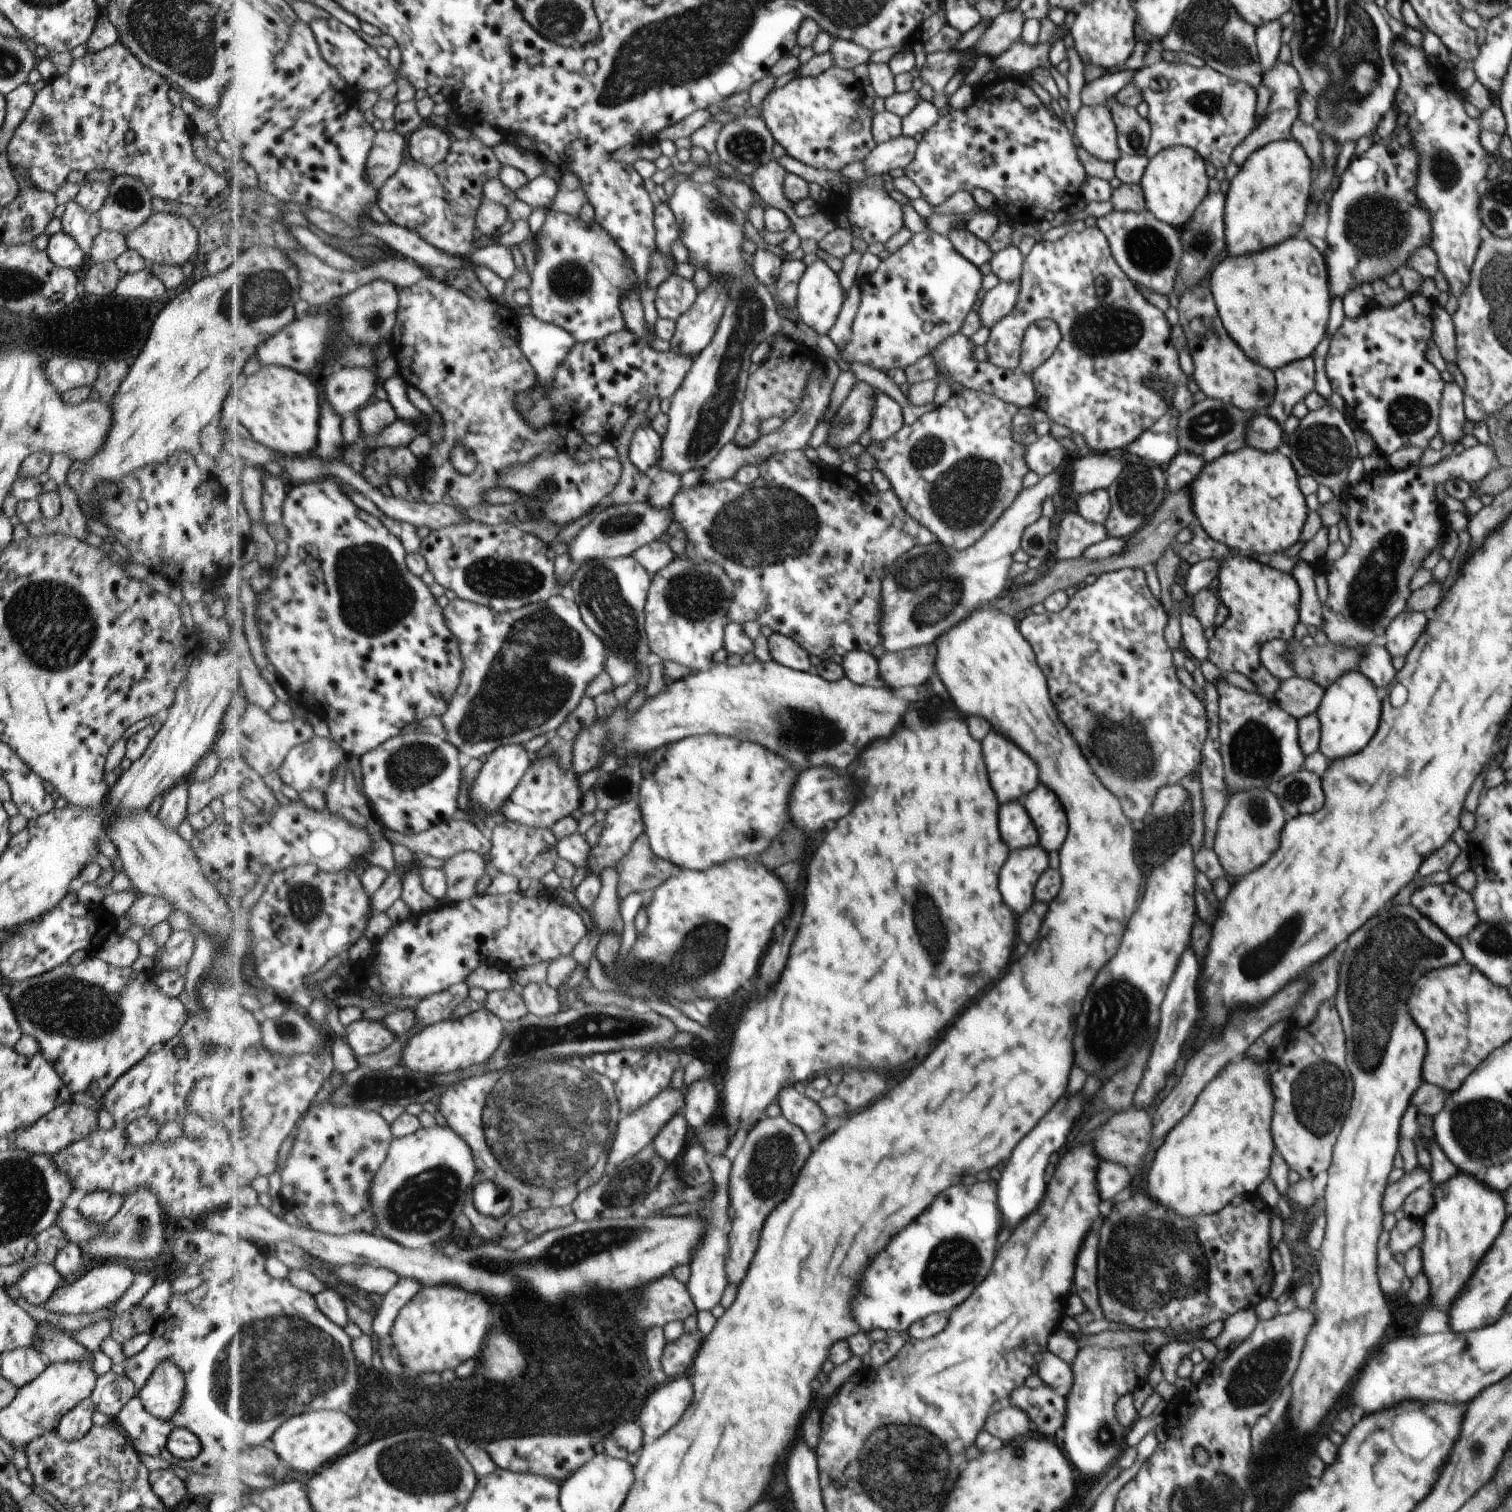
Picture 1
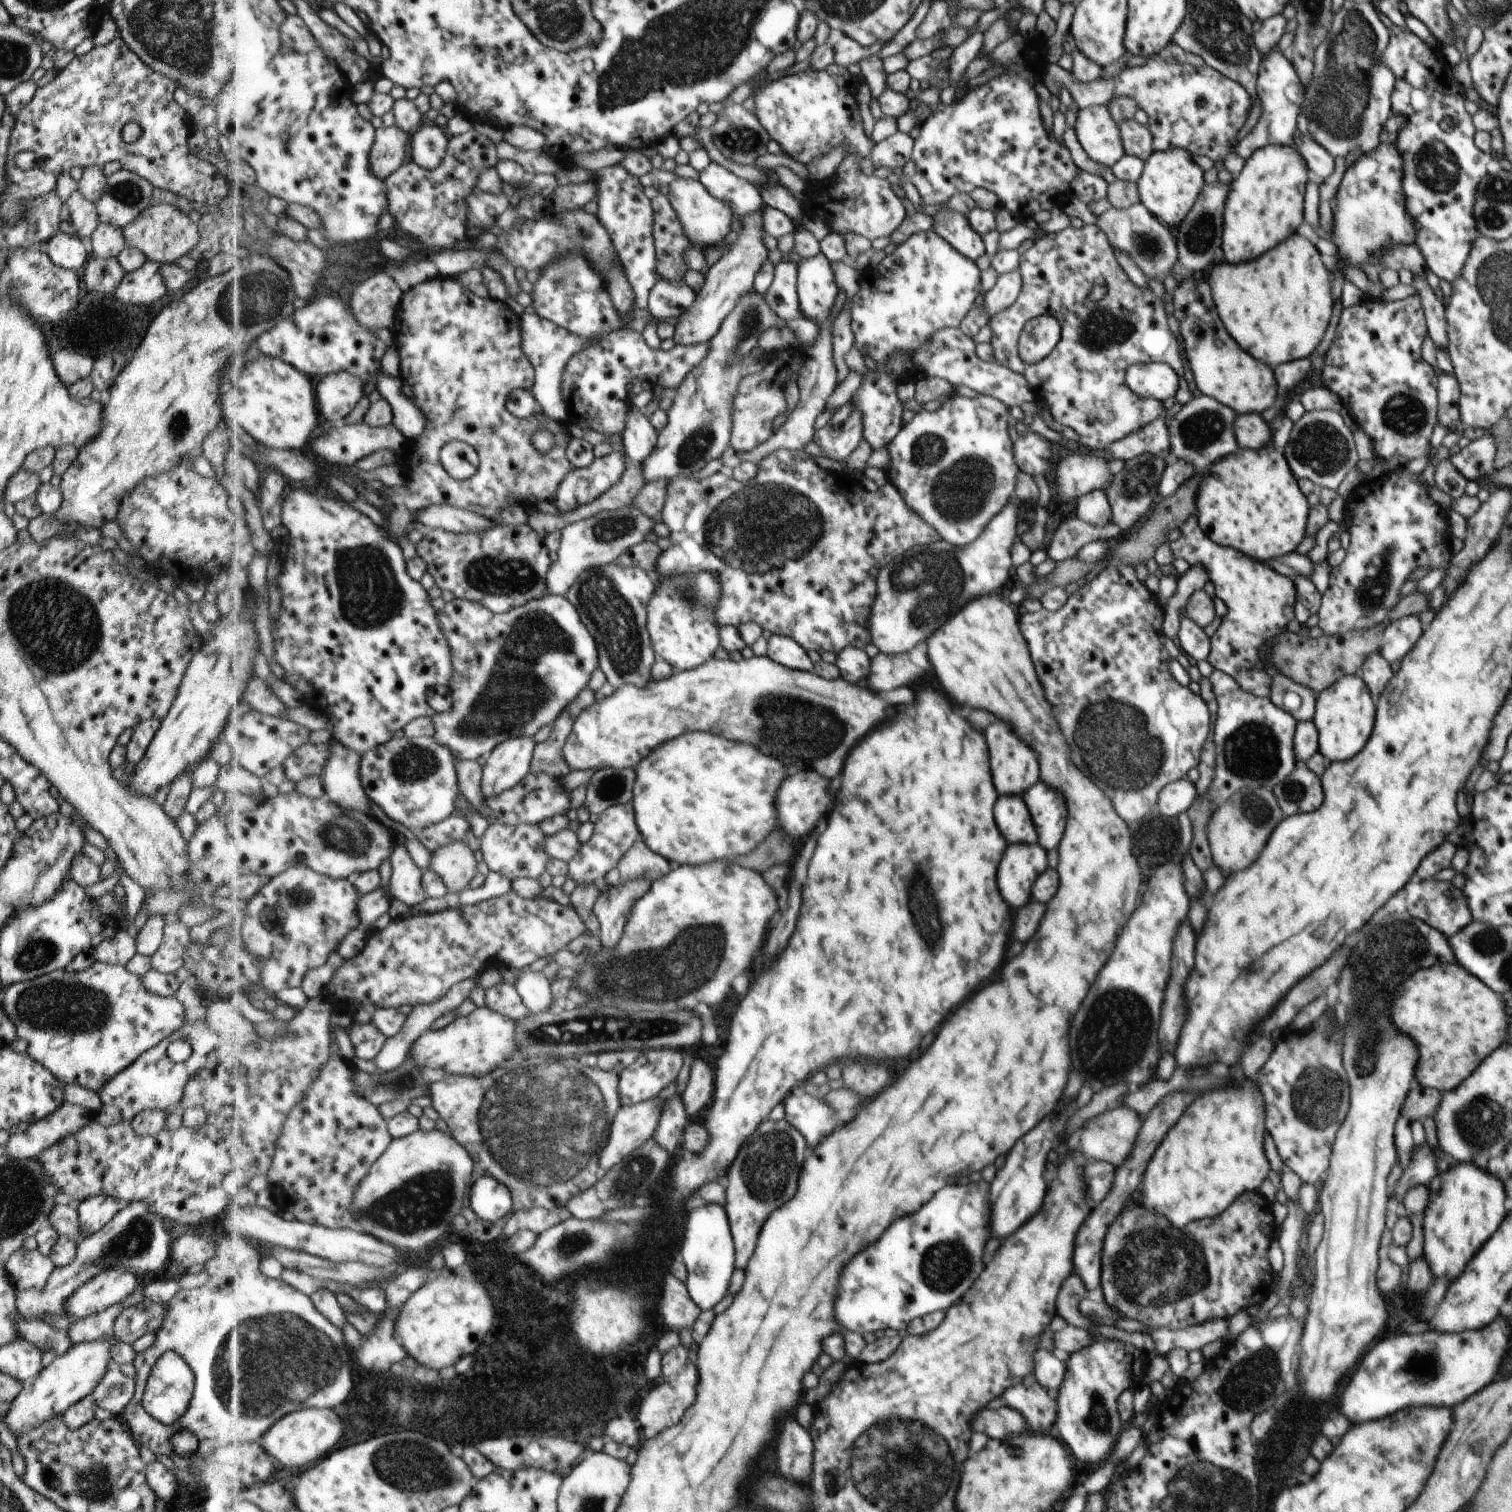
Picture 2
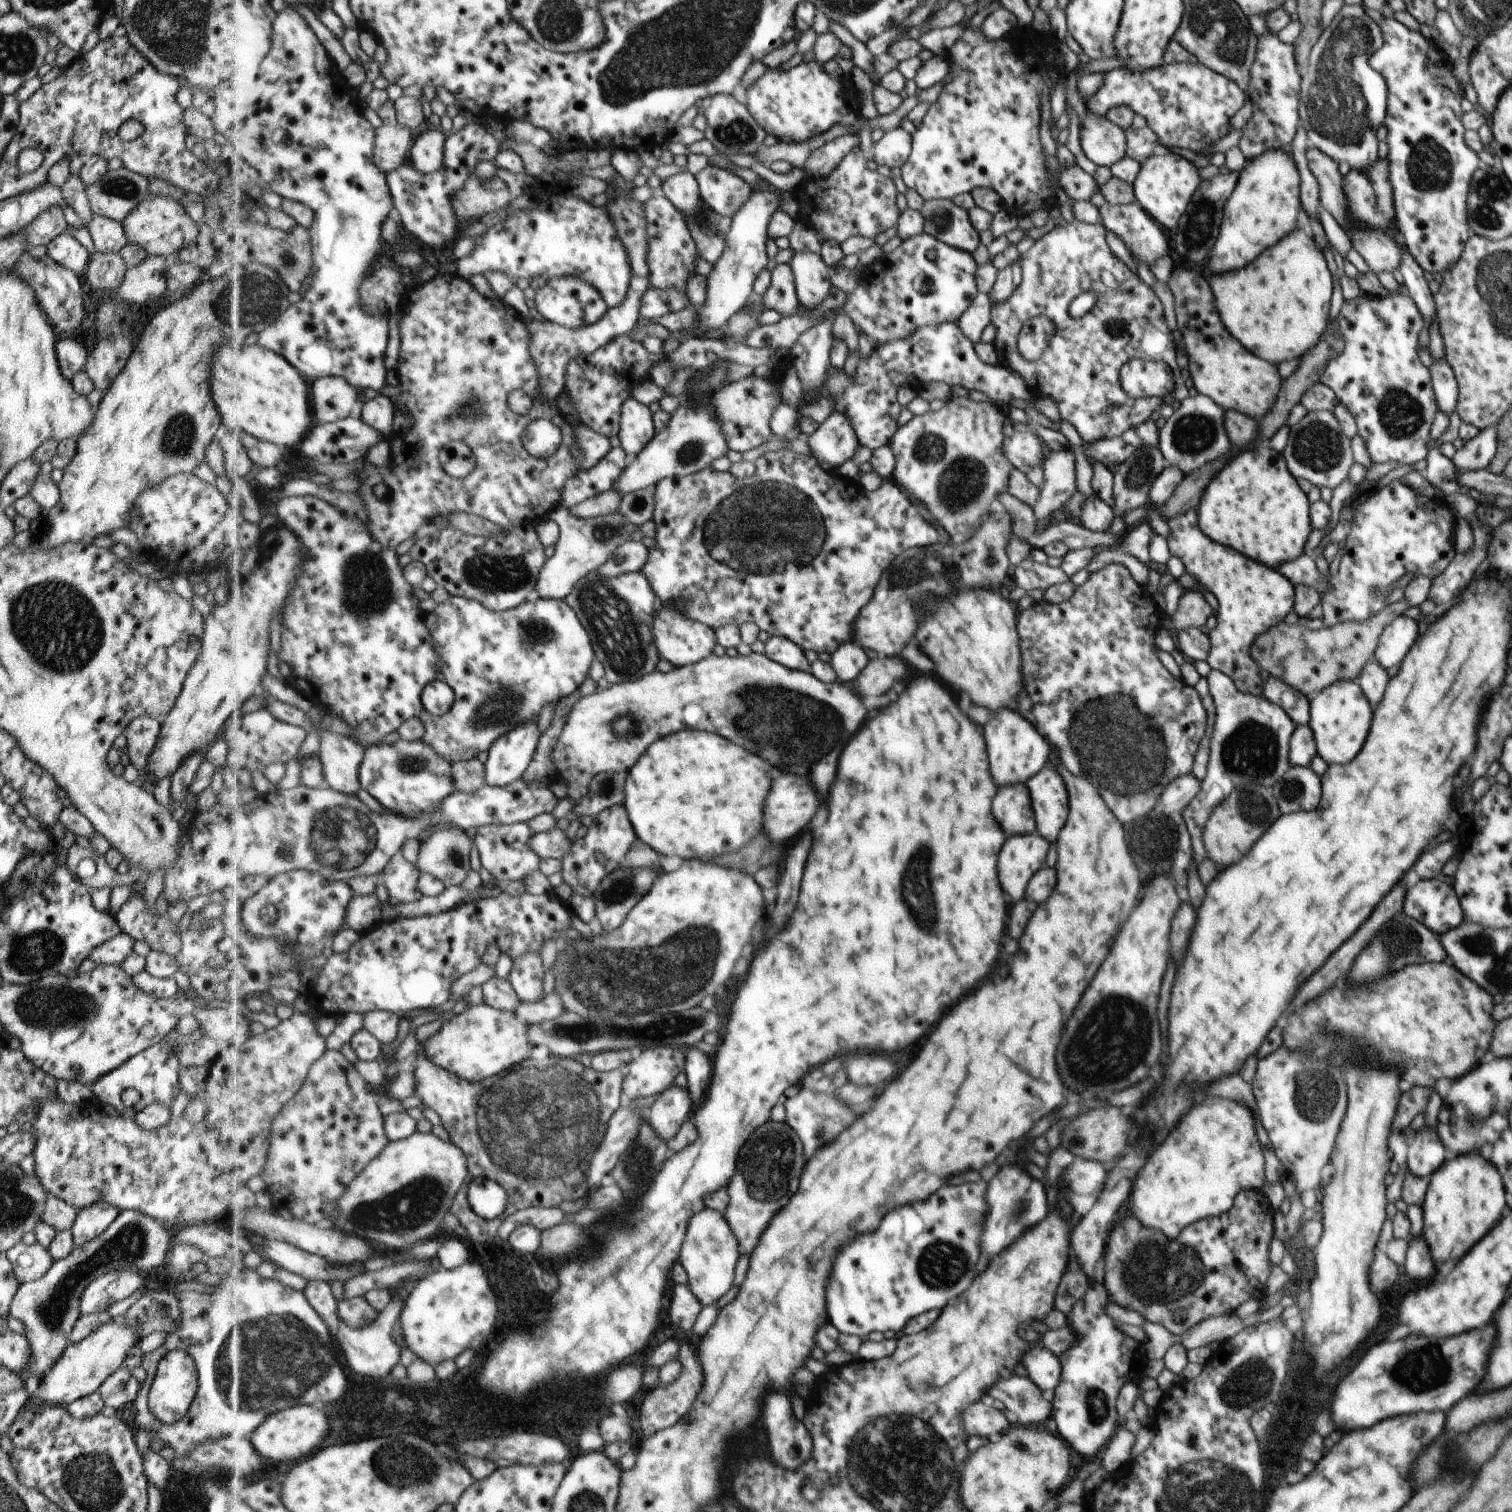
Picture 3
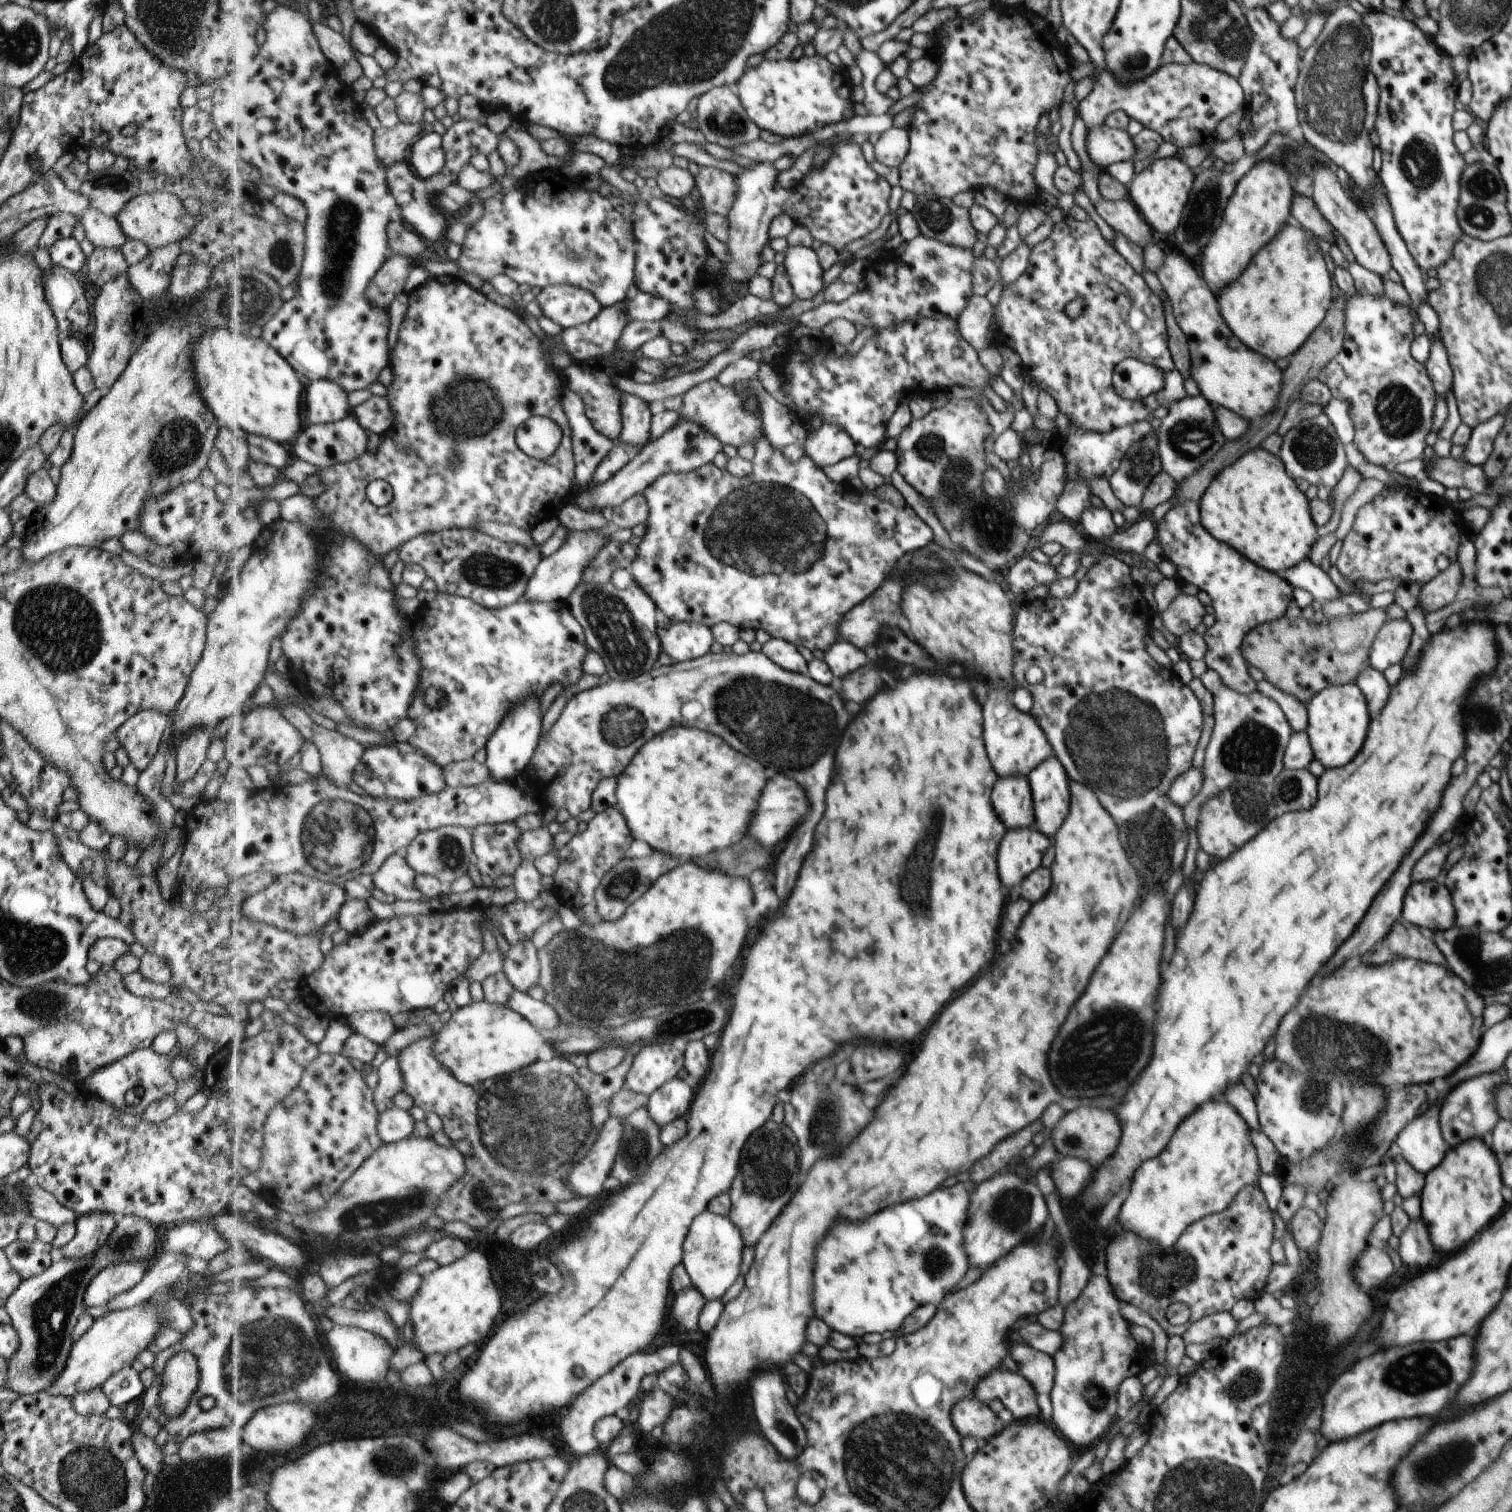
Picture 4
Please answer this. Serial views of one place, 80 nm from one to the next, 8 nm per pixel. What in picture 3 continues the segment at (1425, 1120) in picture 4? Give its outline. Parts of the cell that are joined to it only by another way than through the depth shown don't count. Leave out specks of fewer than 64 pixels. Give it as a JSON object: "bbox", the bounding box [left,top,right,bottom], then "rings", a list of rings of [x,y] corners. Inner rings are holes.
{"bbox":[1406,1125,1450,1180],"rings":[[[1423,1125],[1418,1132],[1407,1130],[1406,1143],[1407,1170],[1417,1178],[1427,1180],[1430,1174],[1450,1156],[1448,1150],[1439,1142],[1435,1128]]]}

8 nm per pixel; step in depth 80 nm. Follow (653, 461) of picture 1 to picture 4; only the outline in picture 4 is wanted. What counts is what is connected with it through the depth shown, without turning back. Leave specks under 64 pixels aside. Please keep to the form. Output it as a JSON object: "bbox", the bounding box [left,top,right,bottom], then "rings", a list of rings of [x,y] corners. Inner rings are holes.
{"bbox":[619,393,652,448],"rings":[[[623,393],[623,430],[619,440],[626,445],[643,448],[652,438],[652,414],[649,403],[641,397]]]}

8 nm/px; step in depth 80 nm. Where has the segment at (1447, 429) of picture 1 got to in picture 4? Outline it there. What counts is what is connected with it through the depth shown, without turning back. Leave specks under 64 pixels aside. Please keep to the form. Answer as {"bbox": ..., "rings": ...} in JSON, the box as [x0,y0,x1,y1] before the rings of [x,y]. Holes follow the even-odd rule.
{"bbox":[1424,334,1452,400],"rings":[[[1437,334],[1434,339],[1430,340],[1429,357],[1424,365],[1434,385],[1435,394],[1438,394],[1440,399],[1444,400],[1445,396],[1452,390],[1452,370],[1444,346]]]}

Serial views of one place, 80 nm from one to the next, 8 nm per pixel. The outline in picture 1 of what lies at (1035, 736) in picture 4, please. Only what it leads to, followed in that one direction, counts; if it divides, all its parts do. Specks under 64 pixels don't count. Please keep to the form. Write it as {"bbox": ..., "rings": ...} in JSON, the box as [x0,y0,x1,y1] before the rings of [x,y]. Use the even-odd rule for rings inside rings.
{"bbox":[983,732,1038,804],"rings":[[[989,732],[983,738],[983,758],[987,758],[987,774],[991,774],[991,786],[995,786],[995,794],[999,794],[1001,804],[1020,801],[1038,785],[1035,762],[995,732]]]}

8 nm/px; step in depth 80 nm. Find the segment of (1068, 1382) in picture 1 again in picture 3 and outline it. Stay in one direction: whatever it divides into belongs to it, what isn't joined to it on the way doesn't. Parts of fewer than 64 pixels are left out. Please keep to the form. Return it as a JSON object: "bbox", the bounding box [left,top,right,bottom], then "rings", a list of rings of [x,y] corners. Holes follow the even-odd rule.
{"bbox":[1021,1348,1060,1391],"rings":[[[1033,1348],[1031,1354],[1023,1356],[1021,1363],[1025,1368],[1026,1377],[1040,1391],[1055,1390],[1060,1381],[1060,1362],[1050,1350]]]}

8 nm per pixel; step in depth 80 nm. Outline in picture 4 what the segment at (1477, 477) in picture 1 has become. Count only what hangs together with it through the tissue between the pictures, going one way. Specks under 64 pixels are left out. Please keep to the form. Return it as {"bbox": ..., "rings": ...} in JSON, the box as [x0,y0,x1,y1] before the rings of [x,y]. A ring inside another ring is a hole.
{"bbox":[1460,415,1504,466],"rings":[[[1495,415],[1489,421],[1472,428],[1469,440],[1460,459],[1471,466],[1481,466],[1491,454],[1496,434],[1504,423],[1503,415]]]}

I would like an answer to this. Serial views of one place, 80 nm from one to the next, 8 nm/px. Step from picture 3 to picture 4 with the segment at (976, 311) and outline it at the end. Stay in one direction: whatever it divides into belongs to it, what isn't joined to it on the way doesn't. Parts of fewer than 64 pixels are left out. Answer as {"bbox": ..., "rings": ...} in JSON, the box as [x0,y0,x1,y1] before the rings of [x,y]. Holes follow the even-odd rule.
{"bbox":[957,295,992,350],"rings":[[[971,295],[957,322],[961,335],[975,350],[988,343],[985,335],[992,318],[992,306],[983,295]]]}

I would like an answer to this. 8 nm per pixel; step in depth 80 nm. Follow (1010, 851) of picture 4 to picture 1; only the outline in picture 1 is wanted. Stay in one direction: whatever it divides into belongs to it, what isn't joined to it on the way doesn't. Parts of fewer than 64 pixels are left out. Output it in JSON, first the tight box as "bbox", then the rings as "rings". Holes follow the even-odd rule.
{"bbox":[999,845,1048,914],"rings":[[[1038,845],[1011,854],[1011,862],[1003,866],[1003,878],[999,878],[999,890],[1003,890],[1003,902],[1021,914],[1035,901],[1035,884],[1048,869],[1047,854]]]}

